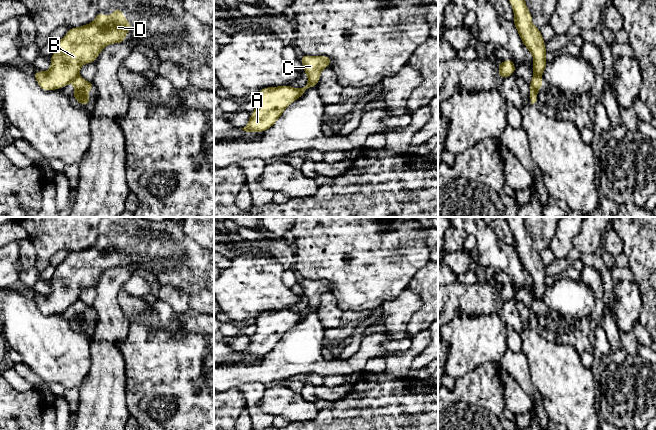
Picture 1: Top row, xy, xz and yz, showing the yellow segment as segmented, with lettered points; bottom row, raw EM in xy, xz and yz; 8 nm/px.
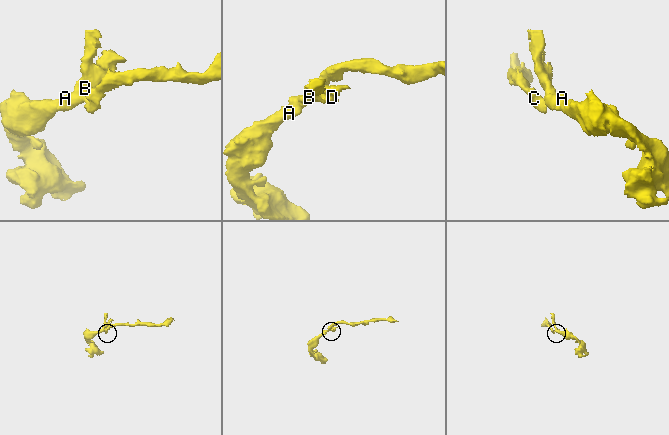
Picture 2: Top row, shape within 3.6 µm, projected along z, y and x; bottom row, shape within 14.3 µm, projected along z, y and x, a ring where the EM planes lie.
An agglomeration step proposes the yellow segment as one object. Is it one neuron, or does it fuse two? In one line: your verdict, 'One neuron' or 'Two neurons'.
Two neurons

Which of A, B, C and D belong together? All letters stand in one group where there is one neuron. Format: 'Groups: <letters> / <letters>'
Groups: A B D / C

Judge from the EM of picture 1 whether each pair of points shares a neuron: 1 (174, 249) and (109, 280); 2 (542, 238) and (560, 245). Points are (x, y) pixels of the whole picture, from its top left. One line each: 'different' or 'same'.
1: different
2: different

